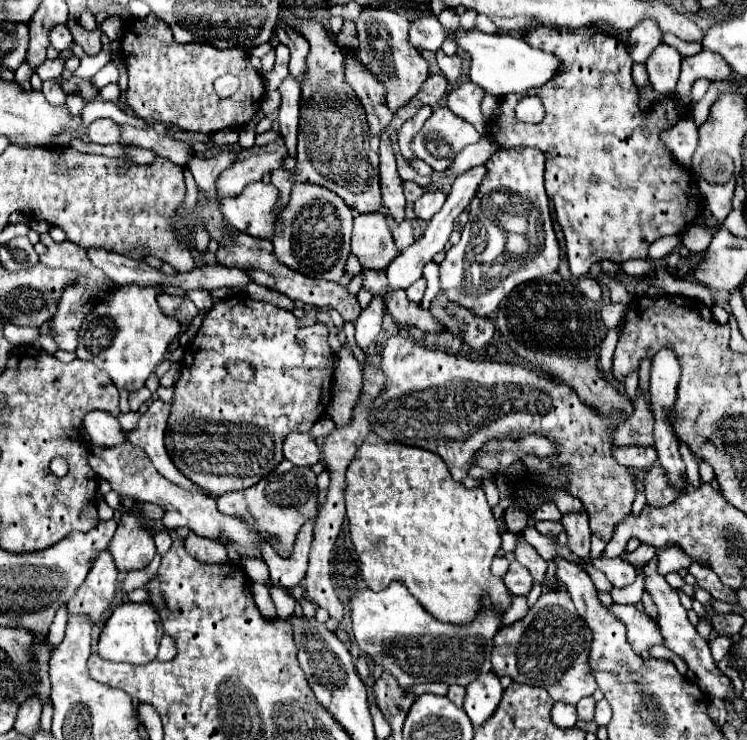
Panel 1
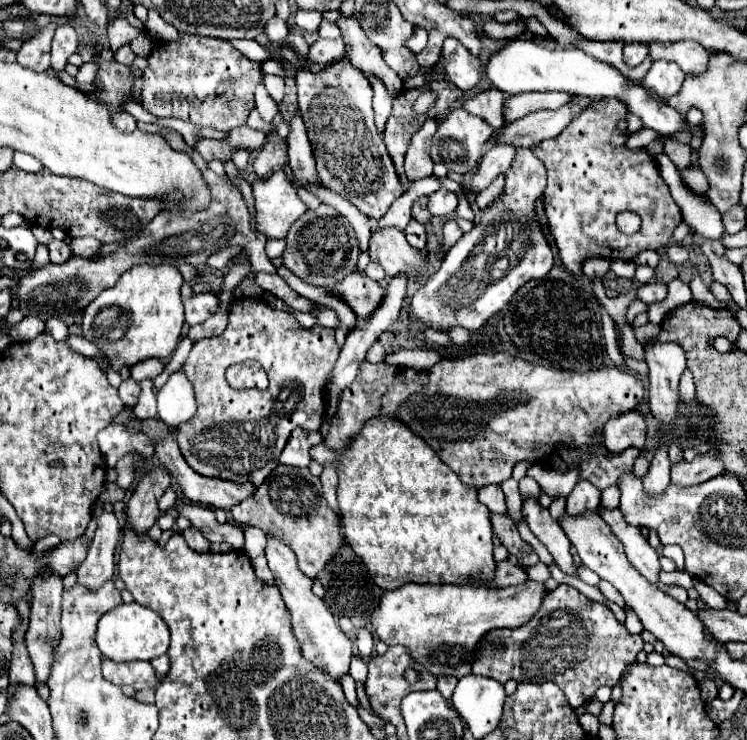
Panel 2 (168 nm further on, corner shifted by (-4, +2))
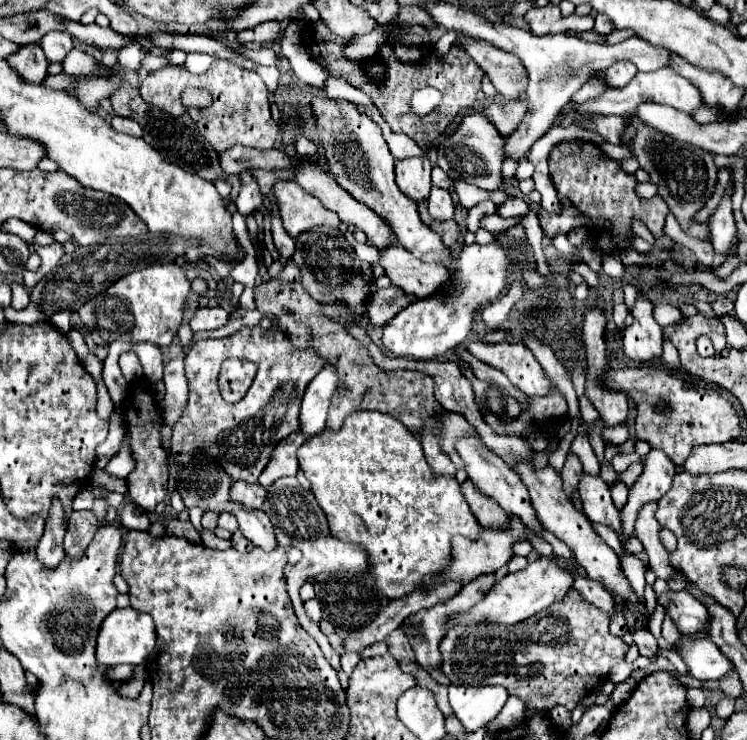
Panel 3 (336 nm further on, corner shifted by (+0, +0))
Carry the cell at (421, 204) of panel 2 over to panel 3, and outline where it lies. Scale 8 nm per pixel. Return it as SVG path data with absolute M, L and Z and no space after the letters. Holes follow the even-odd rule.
M418 203L418 213L420 213L420 219L430 227L434 229L436 233L442 235L442 241L446 245L454 245L456 239L458 239L458 223L452 219L452 221L436 221L428 215L428 205L426 203Z

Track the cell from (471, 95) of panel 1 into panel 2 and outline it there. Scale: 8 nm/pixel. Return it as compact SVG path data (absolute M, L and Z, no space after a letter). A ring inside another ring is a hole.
M488 89L482 91L470 99L466 99L462 103L462 107L468 113L474 113L478 117L482 117L484 121L488 121L496 131L500 131L504 127L504 93L498 89Z

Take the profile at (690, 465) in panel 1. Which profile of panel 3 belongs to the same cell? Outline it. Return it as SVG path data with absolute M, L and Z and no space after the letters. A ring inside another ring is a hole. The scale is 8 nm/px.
M668 341L668 343L664 343L664 353L662 353L662 359L664 359L664 363L670 367L670 369L674 369L674 371L678 371L680 367L678 367L678 363L680 363L680 357L678 357L678 351L672 347L672 343Z

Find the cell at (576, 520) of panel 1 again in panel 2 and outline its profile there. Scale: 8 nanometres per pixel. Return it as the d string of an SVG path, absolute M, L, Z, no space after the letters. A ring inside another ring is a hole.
M578 481L566 499L566 511L580 515L584 511L596 511L600 503L600 491L590 481Z

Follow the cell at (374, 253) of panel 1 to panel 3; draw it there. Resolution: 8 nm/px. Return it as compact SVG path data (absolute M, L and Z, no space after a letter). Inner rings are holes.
M400 245L380 251L380 265L396 287L416 299L436 293L450 277L442 263L424 263Z

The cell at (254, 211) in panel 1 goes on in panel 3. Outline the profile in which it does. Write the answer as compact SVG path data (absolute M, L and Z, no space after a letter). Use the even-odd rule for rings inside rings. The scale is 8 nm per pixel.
M276 181L272 187L272 197L280 209L284 229L290 237L298 237L302 231L316 225L338 227L338 215L324 209L322 203L304 193L294 181Z

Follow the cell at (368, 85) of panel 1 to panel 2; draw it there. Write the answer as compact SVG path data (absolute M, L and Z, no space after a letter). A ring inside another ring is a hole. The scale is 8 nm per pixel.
M340 15L336 19L336 25L342 31L342 37L348 47L348 59L350 63L360 69L362 73L372 73L384 81L390 95L398 95L402 89L402 79L386 65L382 51L368 41L364 35L360 23L354 17Z

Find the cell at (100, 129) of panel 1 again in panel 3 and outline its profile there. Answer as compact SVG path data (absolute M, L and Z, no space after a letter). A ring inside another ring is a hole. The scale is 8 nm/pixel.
M118 115L112 117L112 127L116 131L120 131L120 133L126 133L126 135L134 135L134 137L142 135L142 129L140 129L140 125L136 121L124 119L124 117L118 117Z

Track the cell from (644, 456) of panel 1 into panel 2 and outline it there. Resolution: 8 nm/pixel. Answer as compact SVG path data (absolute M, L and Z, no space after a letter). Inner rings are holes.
M636 409L620 413L620 417L606 421L604 439L608 451L624 451L628 447L640 449L646 443L646 423Z

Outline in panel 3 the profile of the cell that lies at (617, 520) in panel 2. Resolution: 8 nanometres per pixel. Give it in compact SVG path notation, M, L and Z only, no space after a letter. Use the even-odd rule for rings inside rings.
M584 475L580 479L580 501L582 501L582 509L586 513L586 517L594 523L602 523L608 525L610 529L616 531L618 539L624 541L624 531L622 531L622 521L620 521L620 511L614 507L612 497L610 497L610 489L608 485L600 479L600 477L590 477Z

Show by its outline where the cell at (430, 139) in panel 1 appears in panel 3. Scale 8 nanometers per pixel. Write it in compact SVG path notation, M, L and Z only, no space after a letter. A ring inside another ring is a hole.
M480 113L466 115L458 125L458 129L448 137L446 145L440 145L436 149L438 167L446 171L448 177L452 179L476 185L486 191L496 191L502 185L502 175L500 175L500 167L504 161L502 145L504 145L504 137L500 137L496 127L492 127L492 123L484 115Z

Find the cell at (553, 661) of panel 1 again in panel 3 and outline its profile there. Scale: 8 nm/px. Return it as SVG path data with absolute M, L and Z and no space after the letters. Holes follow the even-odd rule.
M574 589L562 601L514 627L494 623L458 627L440 641L442 671L452 685L502 685L536 711L550 711L556 705L572 711L582 695L608 679L610 669L624 661L626 651L628 645L610 635L608 617Z

